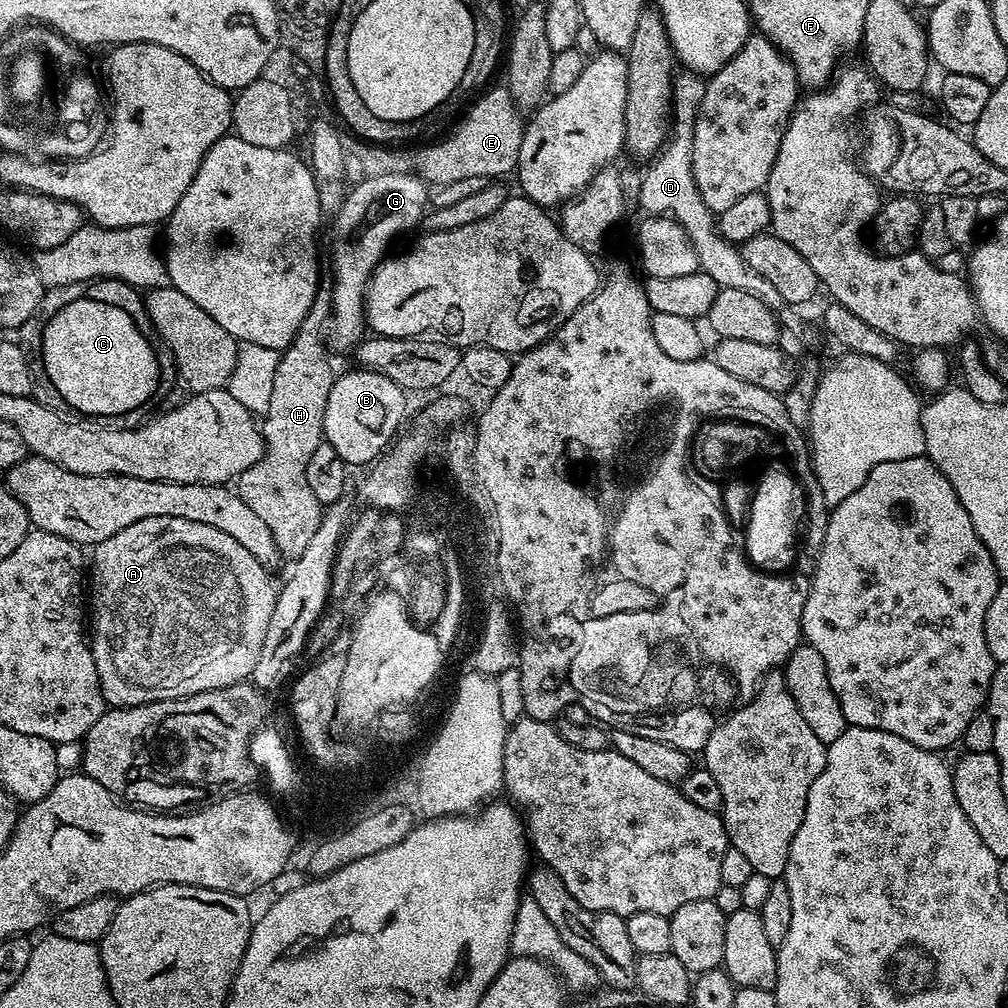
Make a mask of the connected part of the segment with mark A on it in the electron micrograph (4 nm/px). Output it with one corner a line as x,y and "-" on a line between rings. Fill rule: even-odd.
154,517
143,518
132,526
119,530
114,538
95,545
90,556
90,647
94,666
98,670
98,682
102,686
105,701
113,708
129,708
139,704
149,704
159,700
177,700
183,696
193,696
199,692
209,692
215,688
225,688
231,684
243,684
257,668
262,653
266,626
270,626
270,614
274,614
274,602
278,591
272,585
269,569
261,565
254,555
214,526
201,522
187,521
186,518

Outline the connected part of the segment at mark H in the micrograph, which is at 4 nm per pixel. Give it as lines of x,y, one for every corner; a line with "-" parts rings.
317,287
314,302
302,320
298,334
280,352
278,370
274,370
274,391
270,394
270,410
262,417
264,453
250,470
238,477
238,493
270,528
281,557
295,558
306,550
314,530
318,530
322,506
306,482
306,466
314,450
324,440
326,398
332,389
334,371
328,361
326,343
328,323
332,317
332,290

